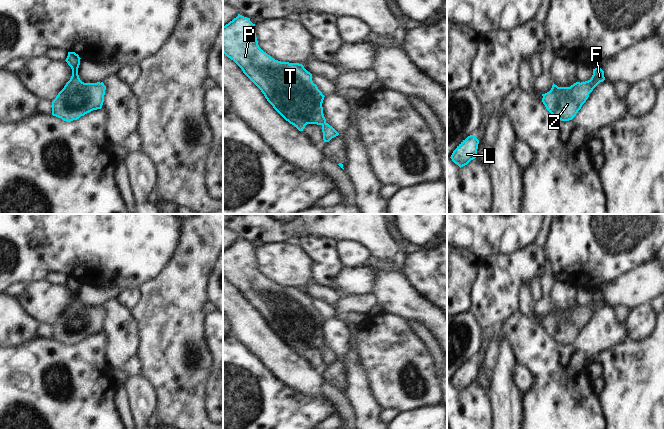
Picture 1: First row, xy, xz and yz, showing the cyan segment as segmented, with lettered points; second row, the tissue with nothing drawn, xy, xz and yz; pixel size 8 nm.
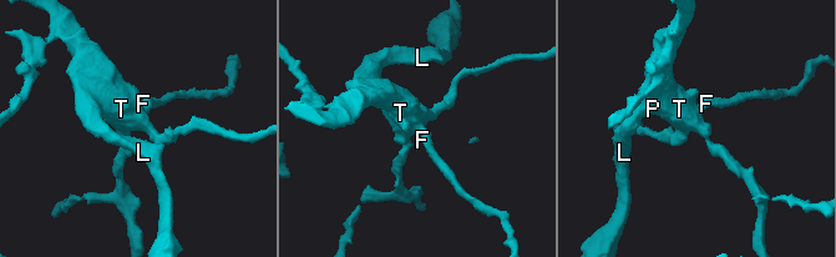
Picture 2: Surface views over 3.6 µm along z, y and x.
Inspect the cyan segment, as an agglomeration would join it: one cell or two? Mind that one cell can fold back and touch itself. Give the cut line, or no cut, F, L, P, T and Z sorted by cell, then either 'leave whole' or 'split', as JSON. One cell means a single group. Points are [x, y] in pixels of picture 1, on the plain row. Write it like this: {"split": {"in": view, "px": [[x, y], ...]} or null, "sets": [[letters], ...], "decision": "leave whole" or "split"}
{"split": null, "sets": [["F", "L", "P", "T", "Z"]], "decision": "leave whole"}

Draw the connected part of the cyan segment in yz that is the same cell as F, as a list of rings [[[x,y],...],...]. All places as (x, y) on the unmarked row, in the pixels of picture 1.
[[[597,291],[593,293],[593,299],[588,305],[576,306],[570,311],[558,311],[553,307],[551,314],[542,318],[542,326],[557,343],[572,344],[588,323],[589,318],[604,304],[604,295]]]

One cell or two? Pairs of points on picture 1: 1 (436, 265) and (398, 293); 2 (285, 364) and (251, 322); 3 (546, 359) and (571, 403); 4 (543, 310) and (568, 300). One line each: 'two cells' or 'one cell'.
1: two cells
2: one cell
3: one cell
4: two cells

